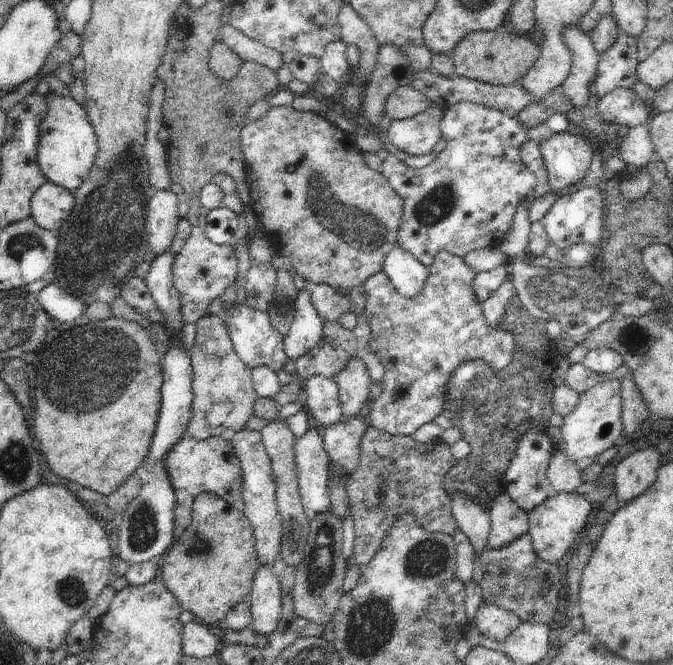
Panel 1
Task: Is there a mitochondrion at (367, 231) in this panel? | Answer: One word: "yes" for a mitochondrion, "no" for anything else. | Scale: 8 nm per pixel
yes

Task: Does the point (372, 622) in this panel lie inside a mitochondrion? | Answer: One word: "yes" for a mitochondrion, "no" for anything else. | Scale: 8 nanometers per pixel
yes

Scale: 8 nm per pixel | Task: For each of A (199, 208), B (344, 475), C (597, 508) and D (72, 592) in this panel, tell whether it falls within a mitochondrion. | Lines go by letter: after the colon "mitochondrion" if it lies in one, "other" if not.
A: other
B: other
C: other
D: mitochondrion

